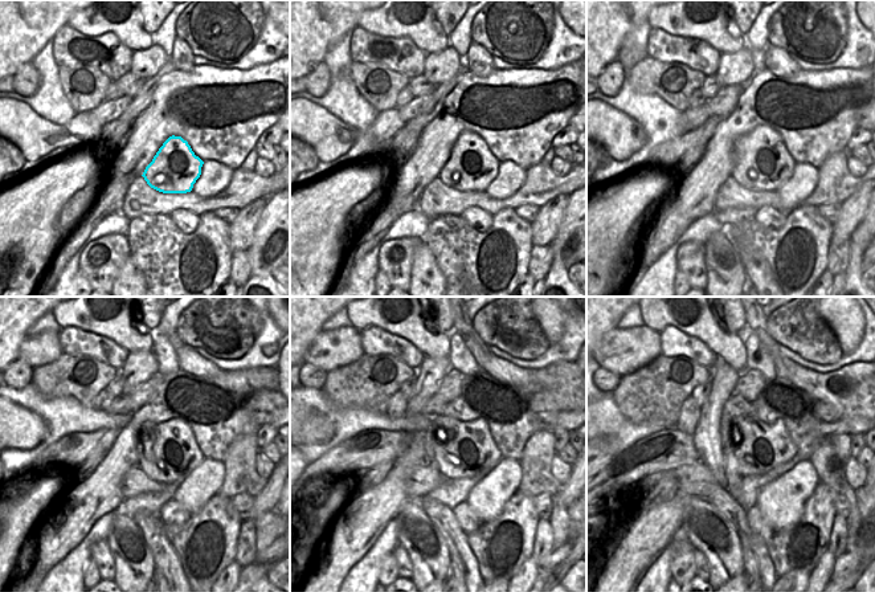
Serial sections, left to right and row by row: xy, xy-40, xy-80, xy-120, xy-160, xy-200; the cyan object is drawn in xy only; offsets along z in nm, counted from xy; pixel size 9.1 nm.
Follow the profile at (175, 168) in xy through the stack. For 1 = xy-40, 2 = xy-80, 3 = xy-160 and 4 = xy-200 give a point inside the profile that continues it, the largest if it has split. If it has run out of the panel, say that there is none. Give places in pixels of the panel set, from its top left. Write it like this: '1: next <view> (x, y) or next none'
1: next xy-40 (471, 167)
2: next xy-80 (763, 163)
3: next xy-160 (462, 449)
4: next xy-200 (759, 446)

